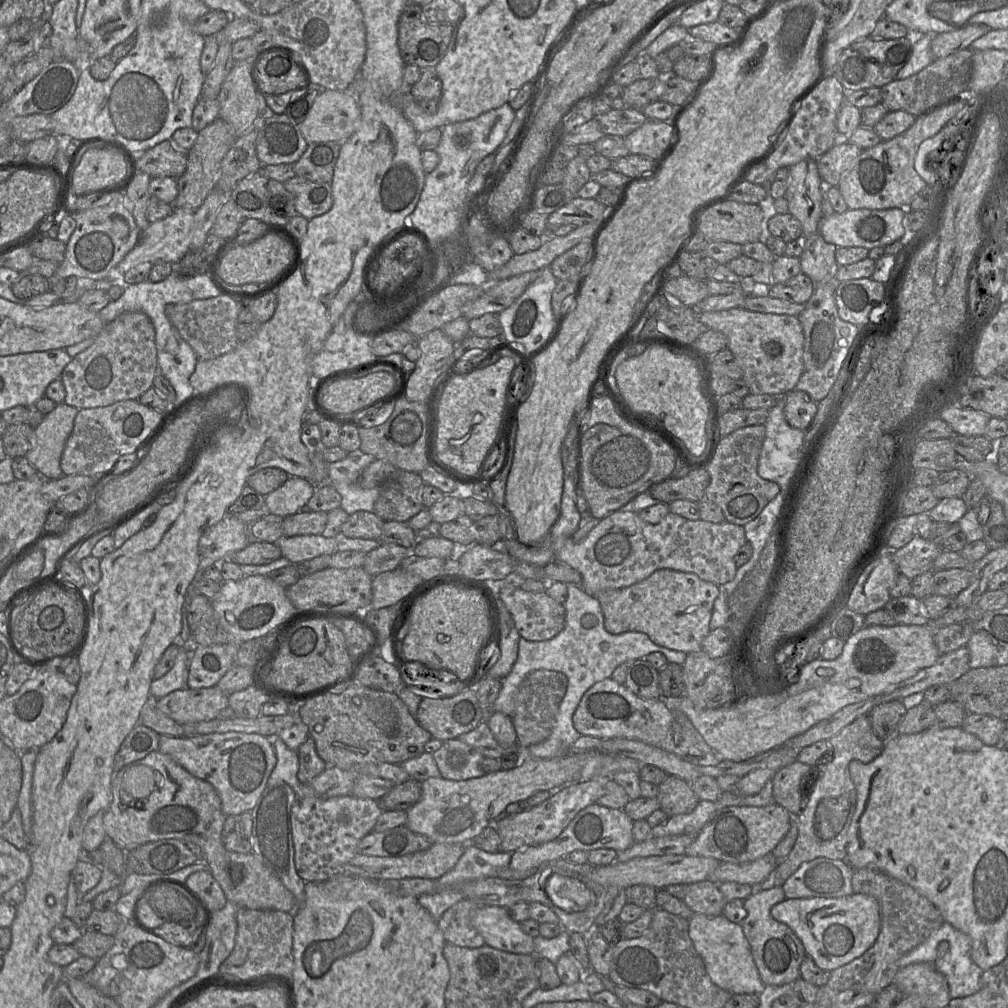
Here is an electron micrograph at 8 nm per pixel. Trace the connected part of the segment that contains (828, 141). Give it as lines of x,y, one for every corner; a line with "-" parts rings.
829,74
827,78
801,103
790,127
787,129
782,141
777,149
768,159
768,177
762,184
766,190
766,197
759,203
763,210
763,220
761,224
760,239
766,244
771,236
768,229
769,219
776,214
773,206
775,199
770,194
770,188
774,180
774,175
780,167
788,167
804,159
818,159
821,155
831,149
841,138
837,130
837,115
845,102
845,89
839,80

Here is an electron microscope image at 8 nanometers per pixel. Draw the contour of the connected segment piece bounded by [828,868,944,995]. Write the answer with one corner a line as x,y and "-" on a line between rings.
871,868
853,869
852,888
854,893
864,893
876,898
879,903
880,931
873,943
861,956
849,963
830,972
829,986
836,991
847,989
867,991
874,995
880,993
886,986
893,982
899,970
898,960
913,948
923,943
930,934
944,922
939,909
924,895
910,885
893,878
892,876

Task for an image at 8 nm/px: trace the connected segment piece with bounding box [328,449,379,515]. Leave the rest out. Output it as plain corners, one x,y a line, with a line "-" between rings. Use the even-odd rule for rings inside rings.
360,449
348,452
343,460
329,464
328,483
341,495
341,506
348,515
357,511
373,512
379,487
364,489
359,486
359,475
376,458

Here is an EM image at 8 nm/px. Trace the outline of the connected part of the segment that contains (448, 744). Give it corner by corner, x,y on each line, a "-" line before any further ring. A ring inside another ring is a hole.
459,738
443,741
433,757
441,776
448,780
463,781
486,774
482,768
485,756

